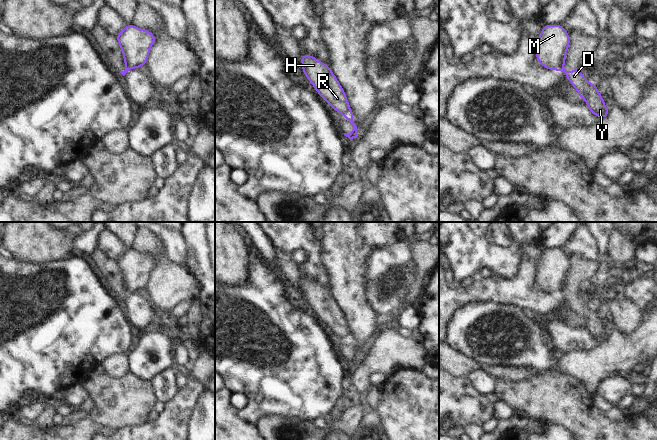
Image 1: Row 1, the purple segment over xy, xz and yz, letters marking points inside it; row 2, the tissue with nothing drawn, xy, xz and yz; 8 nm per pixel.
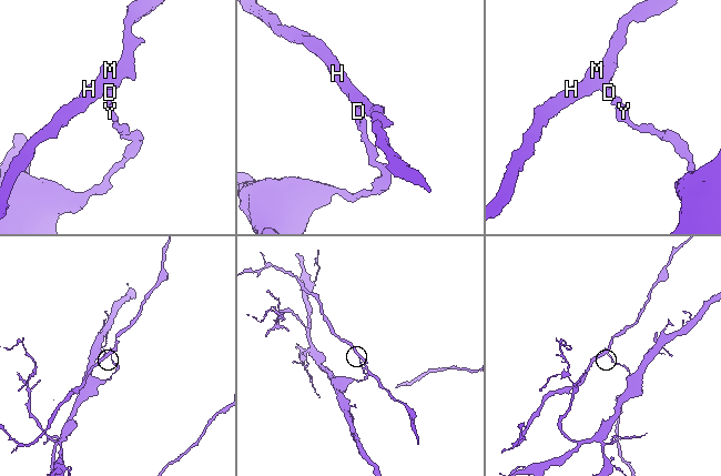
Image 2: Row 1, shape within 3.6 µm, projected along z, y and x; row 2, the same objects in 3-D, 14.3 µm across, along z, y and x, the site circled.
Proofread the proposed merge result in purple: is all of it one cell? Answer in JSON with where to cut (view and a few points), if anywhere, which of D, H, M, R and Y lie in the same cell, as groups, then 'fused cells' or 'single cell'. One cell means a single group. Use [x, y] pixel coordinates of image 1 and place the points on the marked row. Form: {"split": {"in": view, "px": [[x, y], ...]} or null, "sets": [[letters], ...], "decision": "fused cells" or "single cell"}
{"split": {"in": "xz", "px": [[349, 120], [352, 121]]}, "sets": [["D", "Y"], ["H", "M", "R"]], "decision": "fused cells"}

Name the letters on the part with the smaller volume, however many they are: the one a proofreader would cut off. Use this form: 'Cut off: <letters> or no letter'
Cut off: H, M, R

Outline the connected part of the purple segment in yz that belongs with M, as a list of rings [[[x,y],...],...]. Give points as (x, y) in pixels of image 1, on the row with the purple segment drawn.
[[[544,25],[536,42],[536,58],[543,67],[560,71],[569,44],[569,33],[562,25]]]

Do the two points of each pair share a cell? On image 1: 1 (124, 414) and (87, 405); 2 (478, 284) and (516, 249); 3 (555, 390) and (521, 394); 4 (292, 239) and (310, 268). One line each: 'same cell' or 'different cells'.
1: different cells
2: different cells
3: same cell
4: same cell

